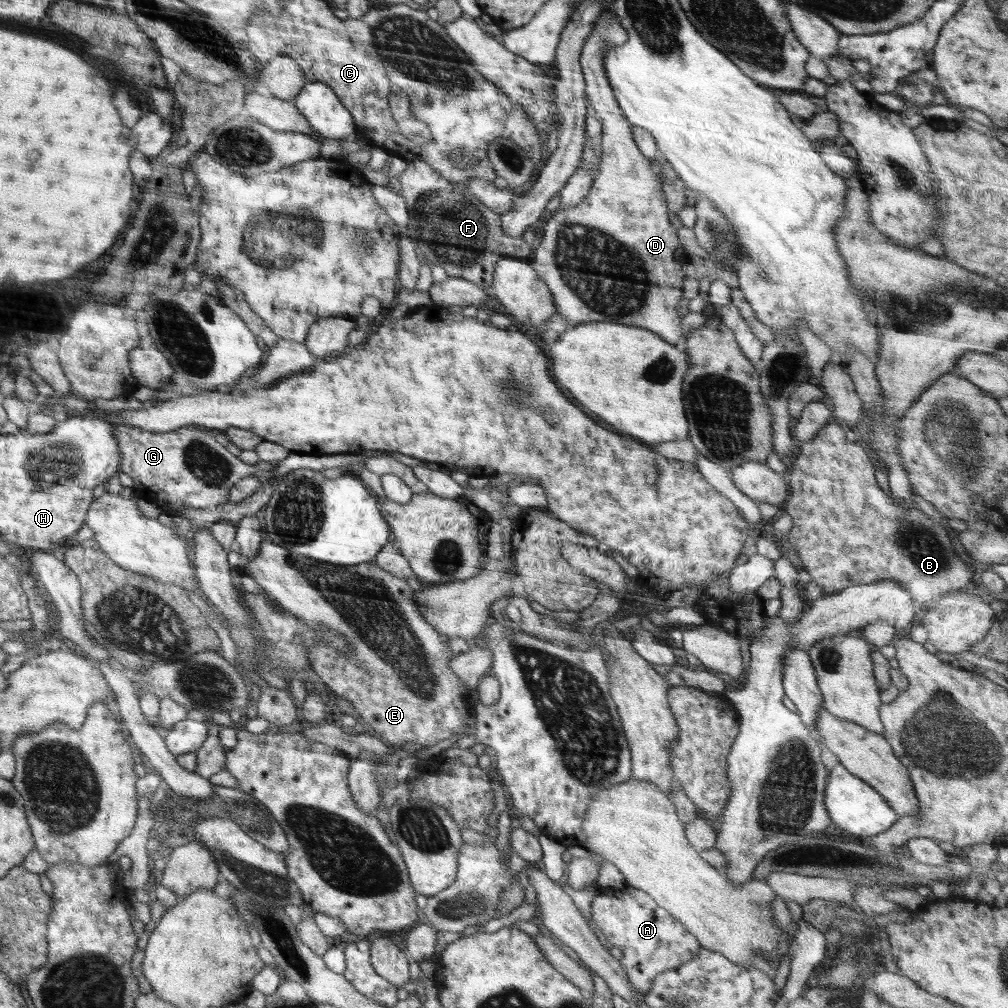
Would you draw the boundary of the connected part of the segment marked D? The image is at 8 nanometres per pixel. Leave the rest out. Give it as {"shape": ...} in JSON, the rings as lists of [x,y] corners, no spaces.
{"shape":[[[611,4],[605,6],[584,43],[580,57],[588,107],[596,112],[602,124],[602,156],[598,174],[582,202],[564,210],[558,209],[548,218],[542,242],[533,251],[529,261],[536,276],[548,286],[556,312],[566,316],[572,327],[586,322],[618,322],[651,330],[670,344],[682,345],[685,334],[680,328],[682,318],[676,307],[683,298],[682,281],[686,277],[683,262],[689,255],[678,241],[677,230],[668,220],[669,208],[663,185],[651,169],[651,160],[644,157],[637,148],[633,140],[633,125],[623,116],[603,65],[604,53],[624,44],[628,38],[620,23],[619,18],[611,12]]]}

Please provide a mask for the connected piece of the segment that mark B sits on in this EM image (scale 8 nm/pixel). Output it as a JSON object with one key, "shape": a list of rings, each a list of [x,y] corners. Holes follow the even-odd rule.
{"shape":[[[827,423],[818,432],[812,441],[804,442],[800,446],[798,456],[789,465],[788,468],[788,482],[790,484],[790,491],[792,492],[786,502],[784,502],[784,513],[789,514],[793,518],[793,526],[783,535],[790,544],[794,545],[797,549],[798,557],[800,561],[804,563],[806,573],[811,577],[811,582],[818,584],[825,594],[834,594],[841,592],[844,589],[850,588],[850,586],[858,586],[864,584],[870,584],[872,582],[880,582],[883,580],[892,580],[896,584],[900,584],[900,588],[904,588],[914,602],[917,605],[922,603],[930,604],[930,602],[943,597],[948,593],[954,593],[959,590],[967,589],[972,586],[973,580],[977,577],[978,569],[970,564],[962,562],[954,547],[952,547],[952,541],[948,536],[949,530],[946,529],[944,523],[934,523],[932,519],[925,513],[915,507],[915,503],[906,505],[904,502],[898,502],[893,496],[886,495],[880,488],[874,477],[875,467],[870,461],[870,458],[866,455],[864,448],[856,443],[856,441],[848,441],[845,435],[845,429],[842,426],[835,423]],[[868,492],[874,492],[874,498],[868,498]]]}

